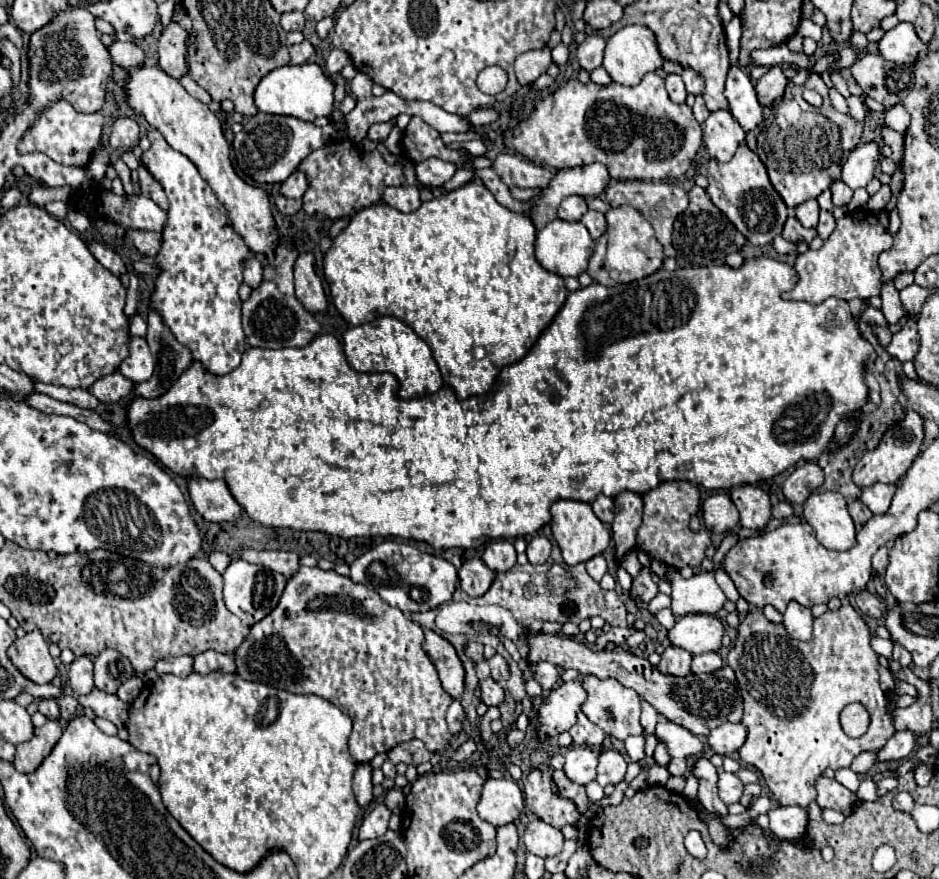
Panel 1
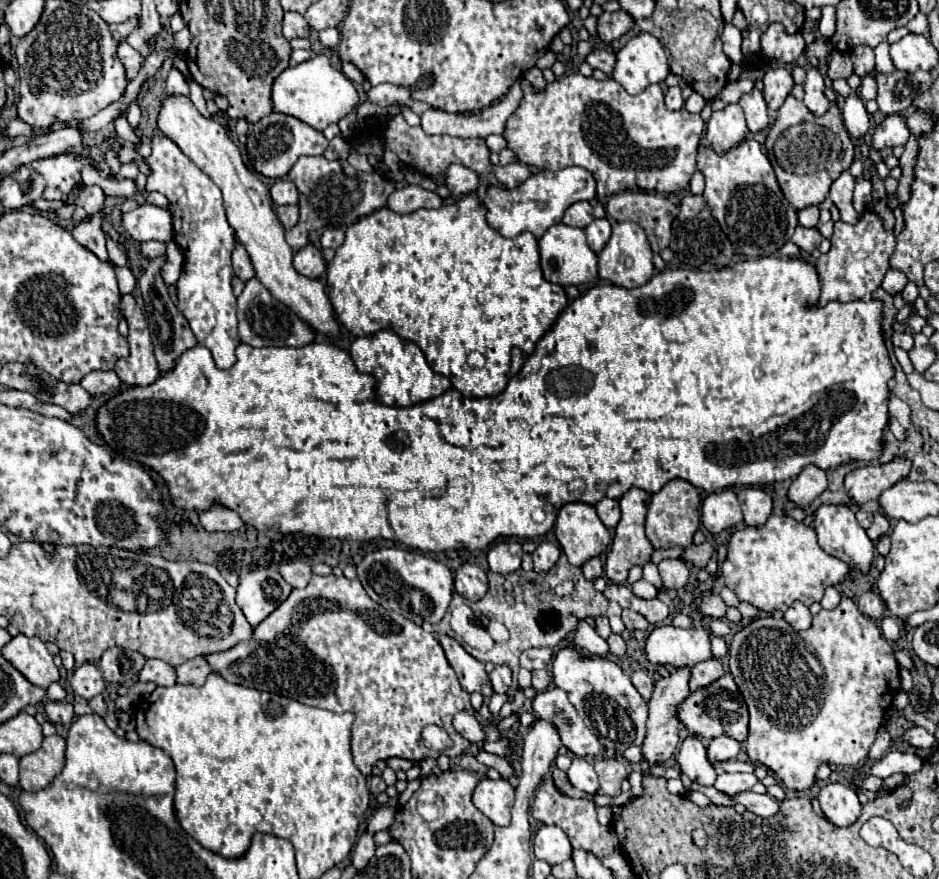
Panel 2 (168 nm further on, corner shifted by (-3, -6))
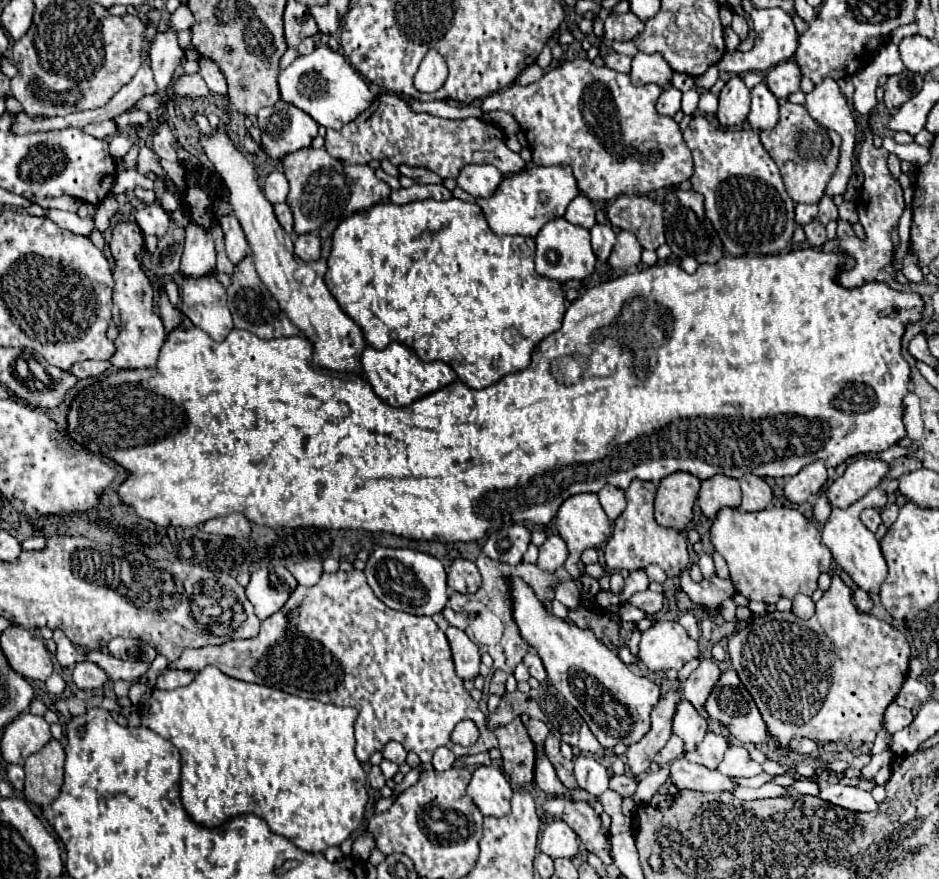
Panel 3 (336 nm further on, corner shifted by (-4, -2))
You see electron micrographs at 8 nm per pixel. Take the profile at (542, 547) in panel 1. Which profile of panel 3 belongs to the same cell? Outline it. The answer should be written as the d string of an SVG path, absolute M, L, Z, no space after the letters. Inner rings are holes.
M552 535L546 539L546 543L540 547L540 555L538 555L538 567L542 571L554 573L558 567L564 565L568 557L568 547L564 543L564 539L560 535Z

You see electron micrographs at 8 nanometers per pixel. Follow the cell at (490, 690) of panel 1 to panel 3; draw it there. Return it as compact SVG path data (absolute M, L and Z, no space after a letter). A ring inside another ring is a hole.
M448 627L446 637L452 647L456 675L460 679L474 679L478 675L478 665L480 665L478 647L468 639L468 635L464 631L460 631L456 627Z

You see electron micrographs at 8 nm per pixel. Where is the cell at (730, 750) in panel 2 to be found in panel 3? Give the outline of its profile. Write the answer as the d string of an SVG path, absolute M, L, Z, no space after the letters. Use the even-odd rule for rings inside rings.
M706 733L706 737L702 739L702 743L694 749L694 751L686 751L684 753L684 759L690 761L690 763L698 763L698 765L704 765L708 769L716 769L724 751L726 751L728 743L722 735L716 735L716 733Z

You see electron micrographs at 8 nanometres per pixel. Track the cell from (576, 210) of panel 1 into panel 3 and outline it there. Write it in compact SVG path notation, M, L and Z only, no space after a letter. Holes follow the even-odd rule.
M578 195L578 197L574 197L574 199L570 201L564 217L566 217L570 223L580 225L580 227L584 227L584 229L592 229L594 223L596 223L596 221L594 221L594 207L592 207L590 199L584 197L584 195Z

